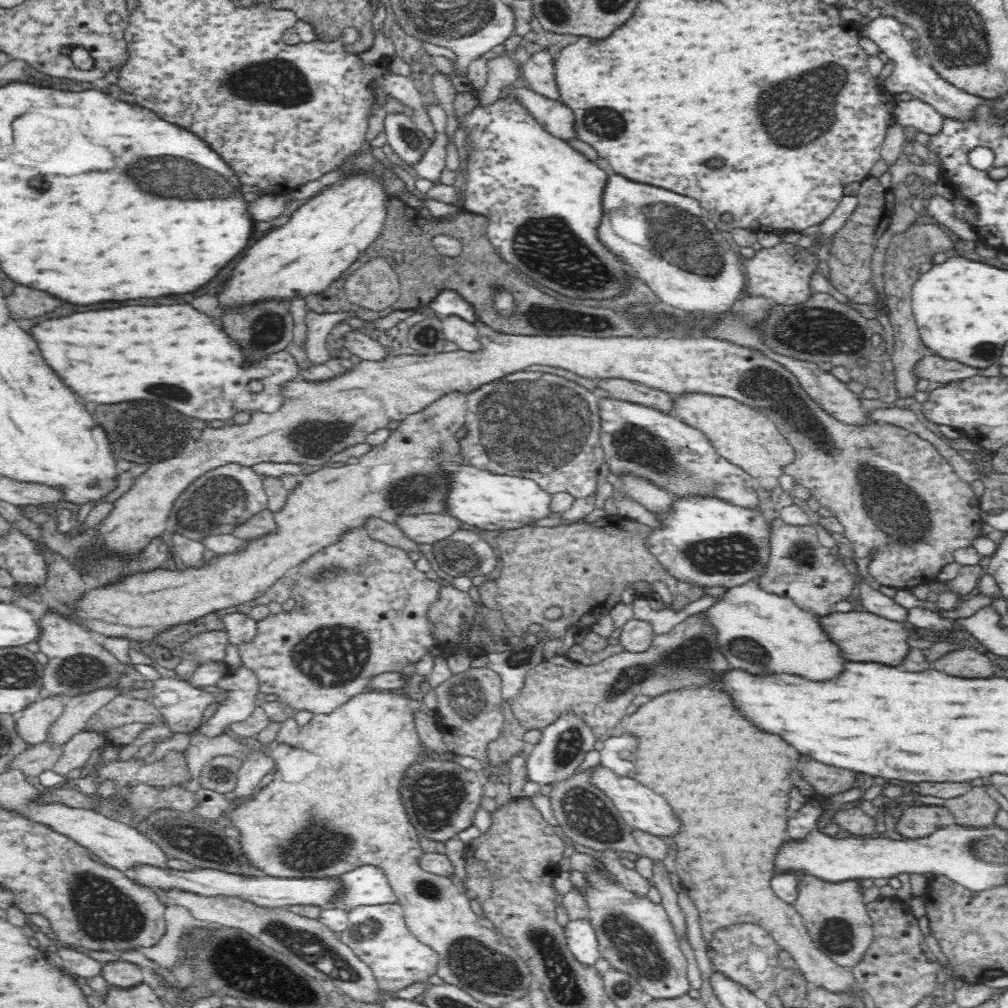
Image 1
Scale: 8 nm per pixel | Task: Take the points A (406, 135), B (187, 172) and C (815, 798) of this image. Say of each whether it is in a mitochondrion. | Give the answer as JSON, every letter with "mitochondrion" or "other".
{"A":"mitochondrion","B":"mitochondrion","C":"other"}

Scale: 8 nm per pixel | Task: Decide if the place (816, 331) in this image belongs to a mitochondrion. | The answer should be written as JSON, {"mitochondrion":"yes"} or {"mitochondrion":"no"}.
{"mitochondrion":"yes"}

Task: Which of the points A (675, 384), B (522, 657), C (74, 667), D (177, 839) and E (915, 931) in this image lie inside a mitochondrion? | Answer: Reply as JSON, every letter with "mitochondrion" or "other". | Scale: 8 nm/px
{"A":"other","B":"mitochondrion","C":"mitochondrion","D":"mitochondrion","E":"other"}

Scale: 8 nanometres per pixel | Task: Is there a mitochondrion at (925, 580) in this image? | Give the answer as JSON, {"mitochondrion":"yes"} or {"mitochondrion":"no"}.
{"mitochondrion":"no"}

